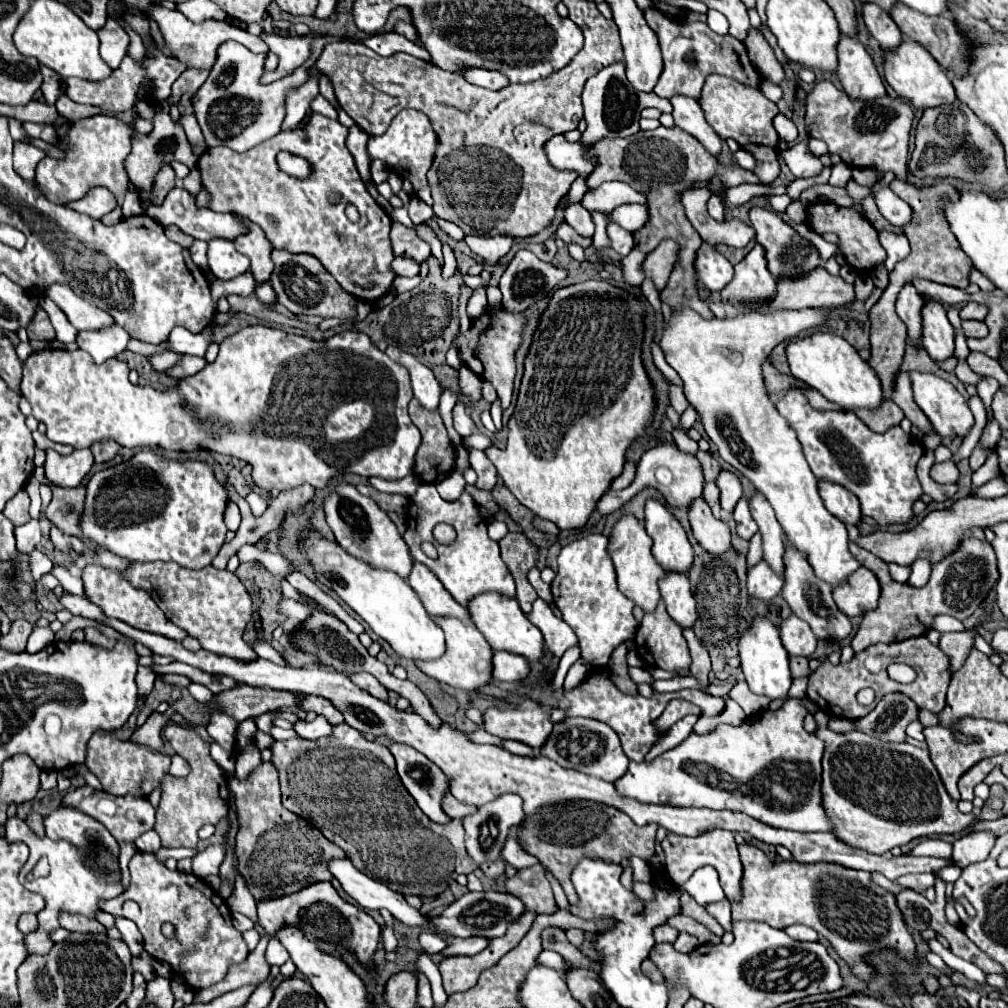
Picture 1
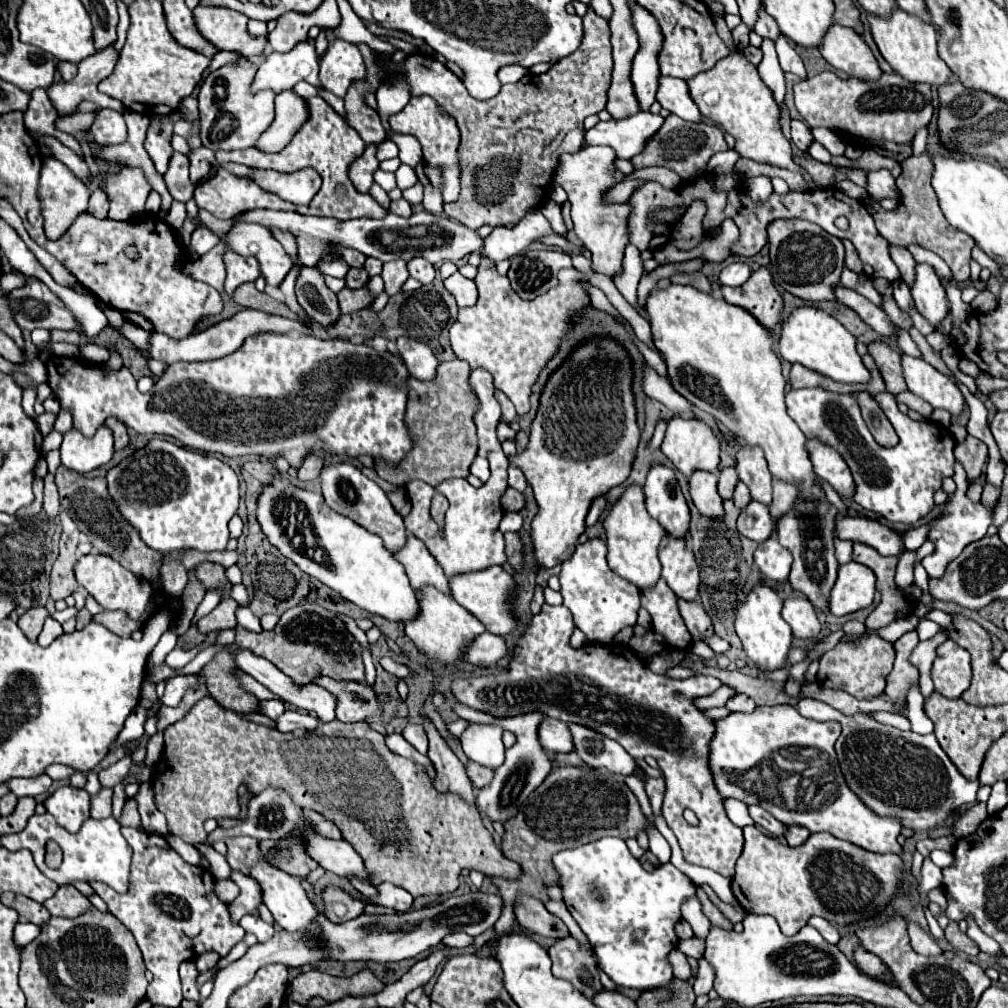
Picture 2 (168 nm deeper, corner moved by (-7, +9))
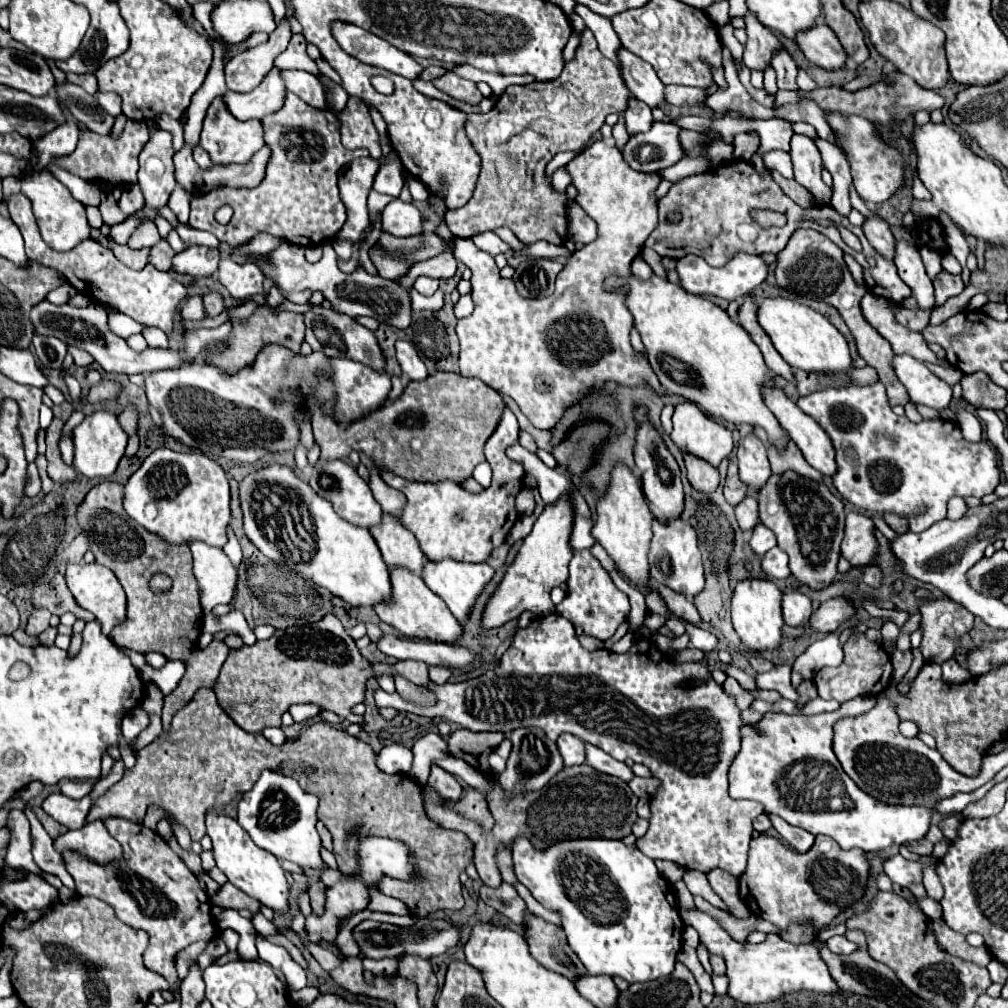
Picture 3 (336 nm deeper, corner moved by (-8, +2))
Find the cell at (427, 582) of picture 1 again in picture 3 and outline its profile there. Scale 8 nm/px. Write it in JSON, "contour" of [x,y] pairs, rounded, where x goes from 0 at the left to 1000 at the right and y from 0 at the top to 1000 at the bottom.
{"contour":[[[380,510],[380,518],[370,522],[368,530],[380,550],[386,563],[404,563],[418,569],[424,554],[416,544],[414,534],[398,522],[398,518],[386,510]]]}

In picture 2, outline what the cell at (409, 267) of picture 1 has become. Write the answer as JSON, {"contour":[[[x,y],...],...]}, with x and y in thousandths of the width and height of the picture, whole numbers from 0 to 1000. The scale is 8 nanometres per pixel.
{"contour":[[[381,261],[381,267],[379,267],[379,275],[381,275],[381,287],[383,291],[389,295],[389,293],[395,293],[399,289],[399,283],[403,281],[405,277],[405,267],[403,267],[403,261]]]}

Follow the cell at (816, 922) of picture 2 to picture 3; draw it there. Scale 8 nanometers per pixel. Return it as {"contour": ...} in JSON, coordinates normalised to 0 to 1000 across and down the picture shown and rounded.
{"contour":[[[824,929],[822,933],[820,933],[820,938],[822,938],[822,942],[824,944],[828,944],[828,946],[844,946],[850,938],[846,937],[846,935],[842,935],[838,929]]]}

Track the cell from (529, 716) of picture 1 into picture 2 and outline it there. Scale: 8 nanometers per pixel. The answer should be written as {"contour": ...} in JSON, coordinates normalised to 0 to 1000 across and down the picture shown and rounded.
{"contour":[[[540,711],[534,731],[536,731],[536,737],[540,737],[540,741],[546,747],[567,747],[569,745],[569,737],[567,737],[563,719],[552,713]]]}

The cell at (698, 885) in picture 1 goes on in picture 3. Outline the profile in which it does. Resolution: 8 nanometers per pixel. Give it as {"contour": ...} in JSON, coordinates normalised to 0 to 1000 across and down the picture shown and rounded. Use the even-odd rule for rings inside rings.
{"contour":[[[517,829],[507,841],[515,875],[525,881],[533,895],[557,907],[563,935],[584,966],[614,968],[630,976],[646,974],[668,964],[680,917],[672,903],[668,879],[634,841],[620,839],[616,833],[582,831],[553,835],[537,845],[529,843],[527,835]],[[559,875],[576,875],[572,893],[588,891],[588,903],[574,901],[574,895],[563,889]]]}

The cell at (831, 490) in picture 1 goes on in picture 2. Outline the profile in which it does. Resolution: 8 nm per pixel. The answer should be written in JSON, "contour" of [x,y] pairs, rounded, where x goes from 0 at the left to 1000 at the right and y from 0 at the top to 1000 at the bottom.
{"contour":[[[802,436],[800,443],[804,449],[804,457],[808,461],[808,469],[819,475],[831,487],[833,493],[843,493],[847,481],[845,469],[841,467],[841,461],[831,451],[831,447],[827,447],[813,436]]]}

